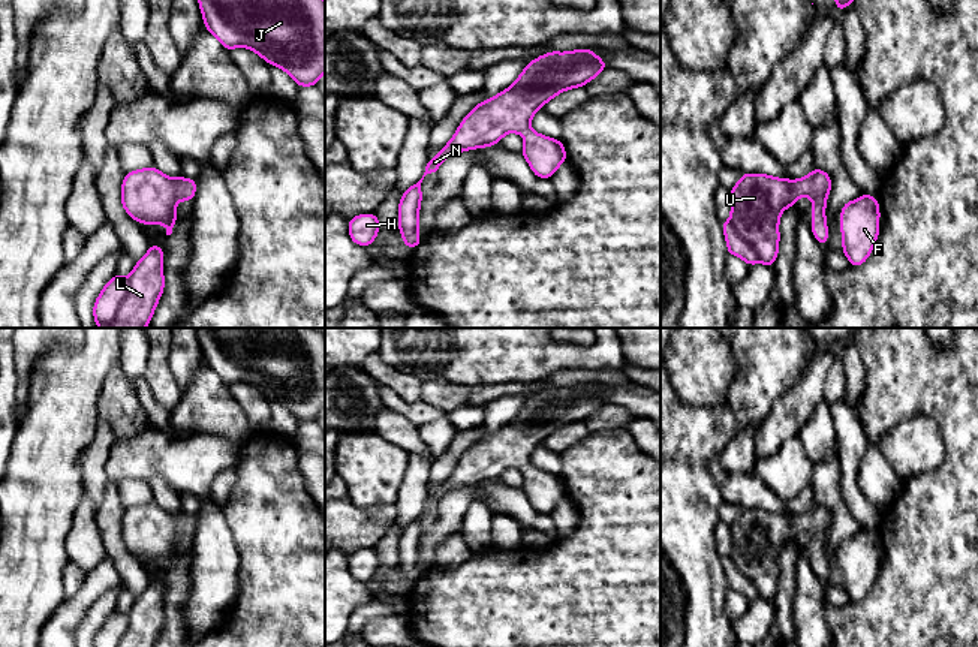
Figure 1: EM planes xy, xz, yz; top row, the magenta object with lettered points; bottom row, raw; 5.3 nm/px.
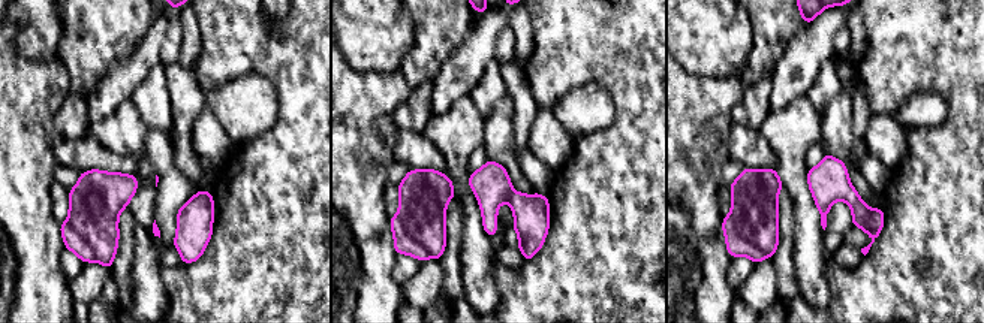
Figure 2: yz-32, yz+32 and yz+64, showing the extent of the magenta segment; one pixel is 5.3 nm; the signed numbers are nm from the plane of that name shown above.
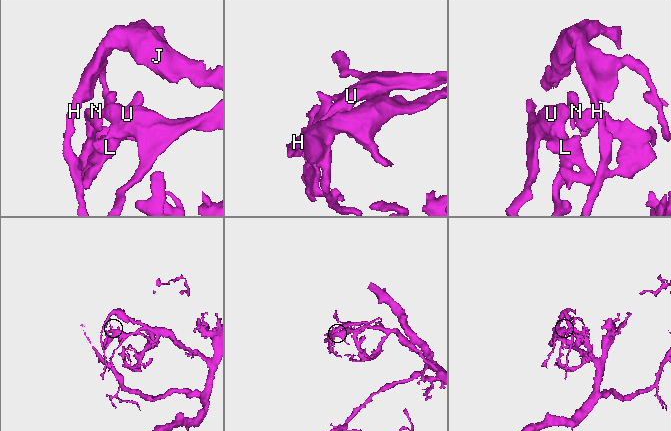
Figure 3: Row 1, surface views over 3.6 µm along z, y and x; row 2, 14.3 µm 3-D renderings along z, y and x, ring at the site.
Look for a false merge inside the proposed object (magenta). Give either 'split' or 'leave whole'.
leave whole

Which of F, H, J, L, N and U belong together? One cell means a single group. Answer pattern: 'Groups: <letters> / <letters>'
Groups: F H J L N U

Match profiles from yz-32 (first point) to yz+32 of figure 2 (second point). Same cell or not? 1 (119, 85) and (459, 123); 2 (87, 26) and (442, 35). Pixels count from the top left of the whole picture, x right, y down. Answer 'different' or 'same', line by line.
1: different
2: same

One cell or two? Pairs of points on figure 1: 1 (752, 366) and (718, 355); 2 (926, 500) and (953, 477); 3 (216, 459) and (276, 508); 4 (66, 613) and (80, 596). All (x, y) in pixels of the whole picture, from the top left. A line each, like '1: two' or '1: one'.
1: two
2: one
3: two
4: one

